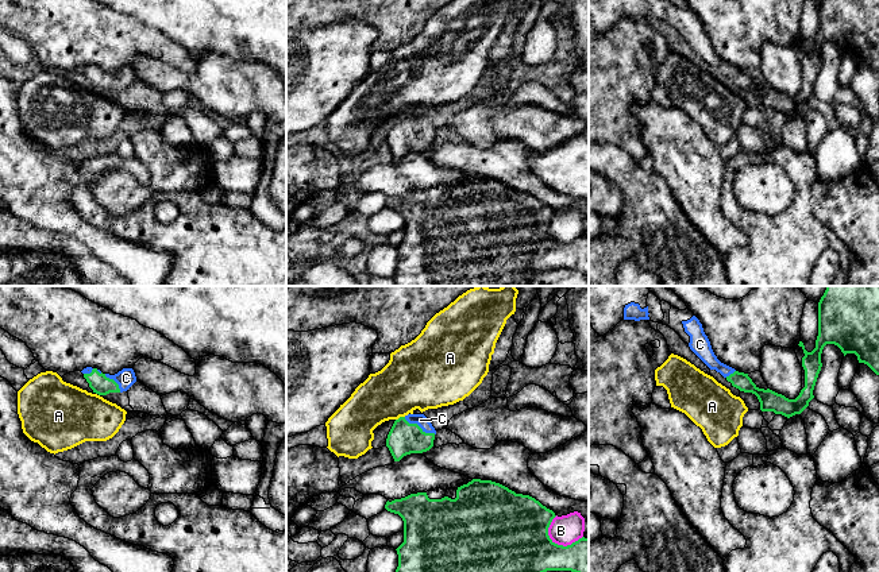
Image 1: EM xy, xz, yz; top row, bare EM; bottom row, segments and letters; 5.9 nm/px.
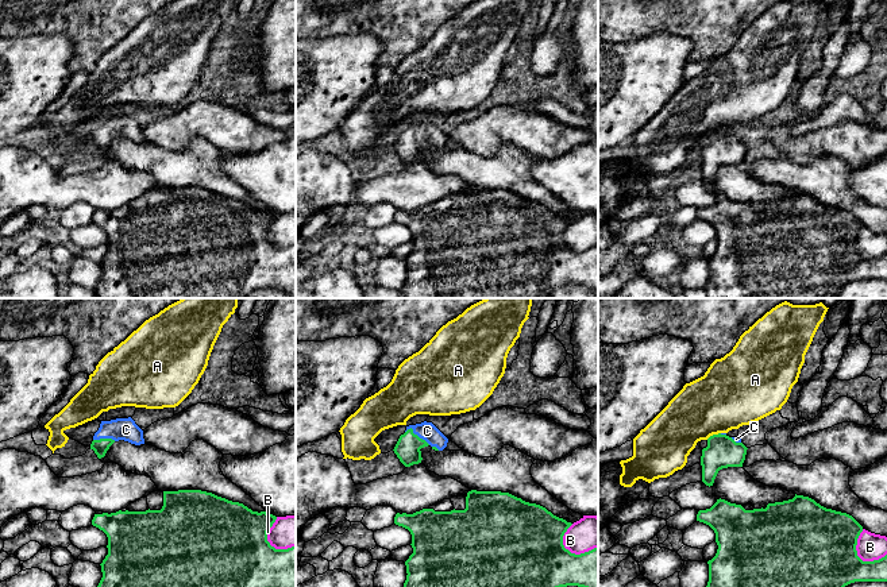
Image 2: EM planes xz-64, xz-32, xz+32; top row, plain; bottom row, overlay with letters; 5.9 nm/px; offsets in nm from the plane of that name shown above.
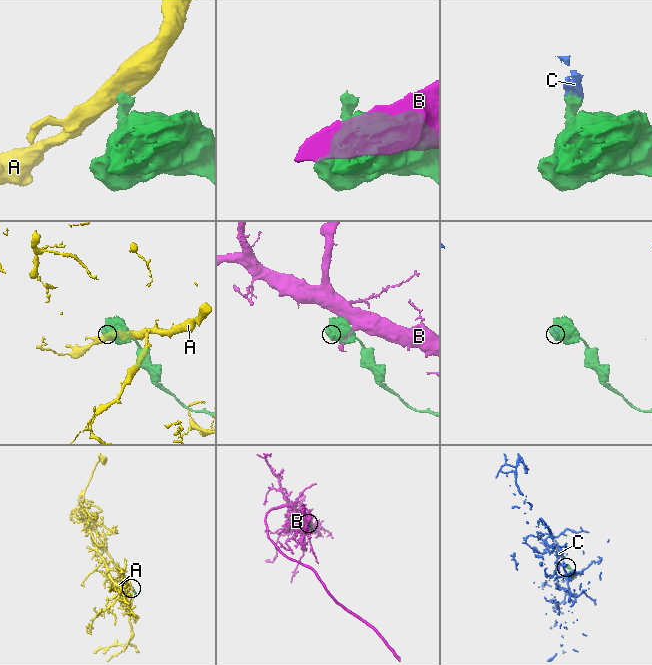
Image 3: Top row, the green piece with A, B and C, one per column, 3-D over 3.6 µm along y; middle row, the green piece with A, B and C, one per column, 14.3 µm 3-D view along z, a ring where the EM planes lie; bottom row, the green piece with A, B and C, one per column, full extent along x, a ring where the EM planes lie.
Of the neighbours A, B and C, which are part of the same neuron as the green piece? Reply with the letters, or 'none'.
C

